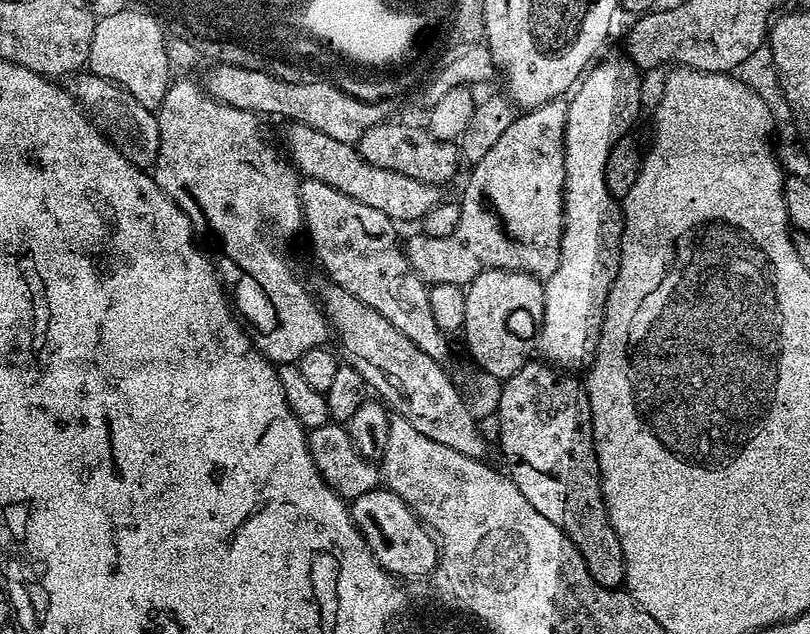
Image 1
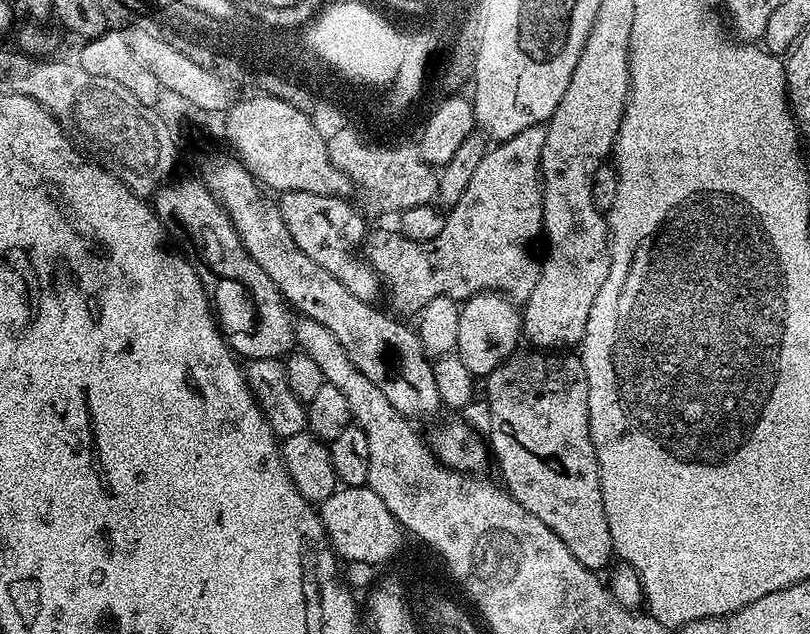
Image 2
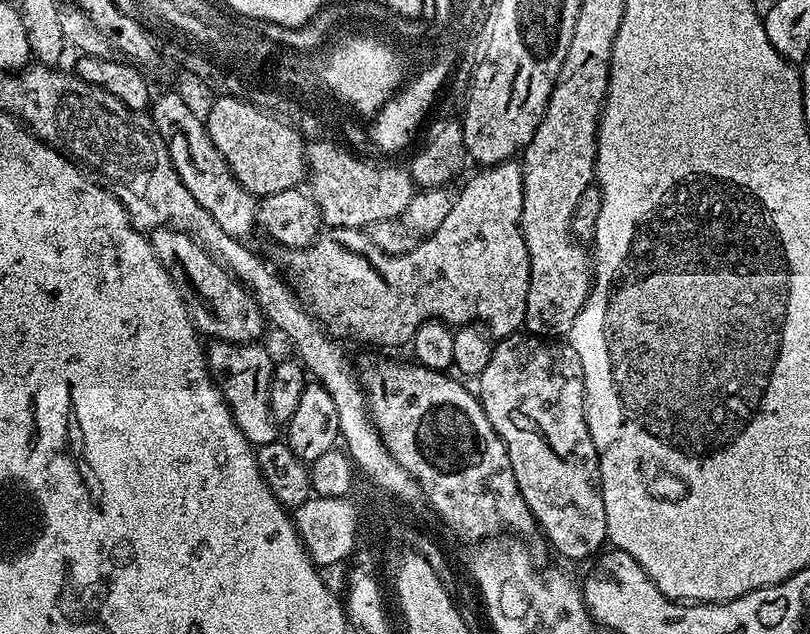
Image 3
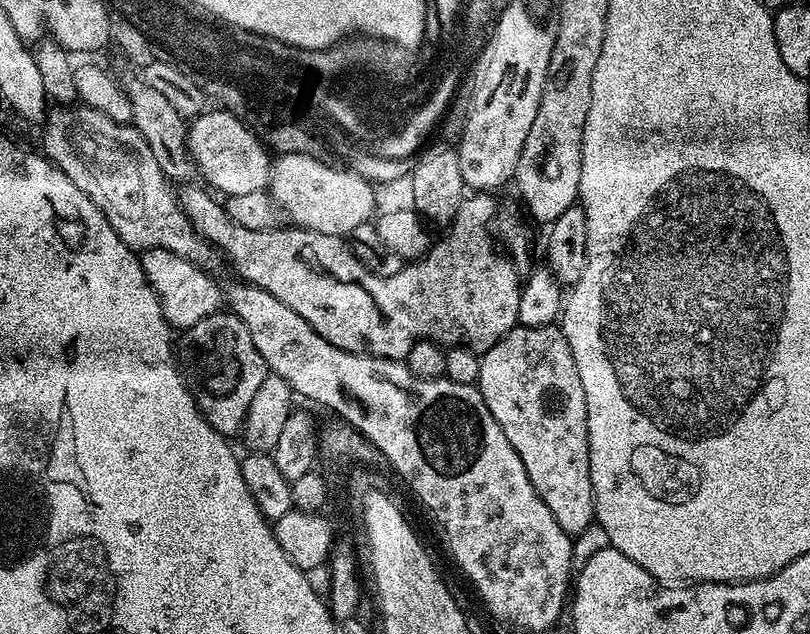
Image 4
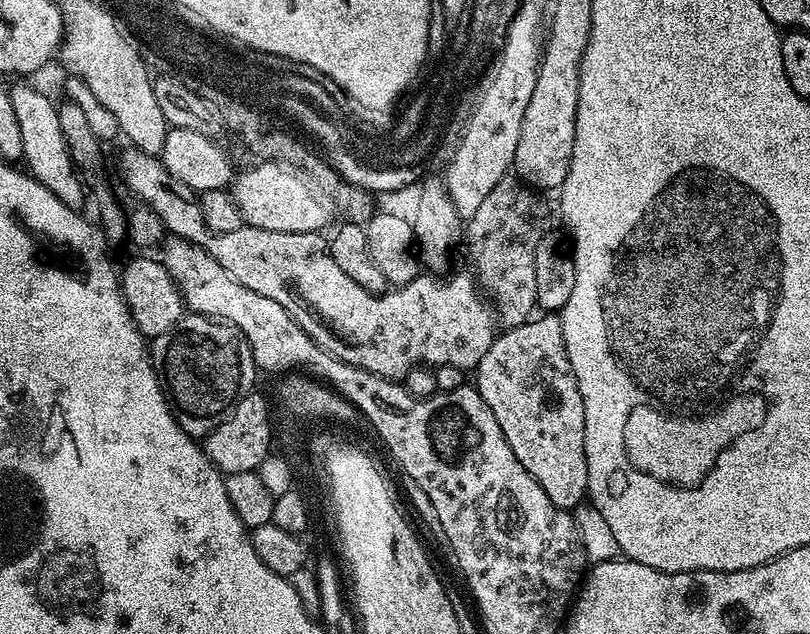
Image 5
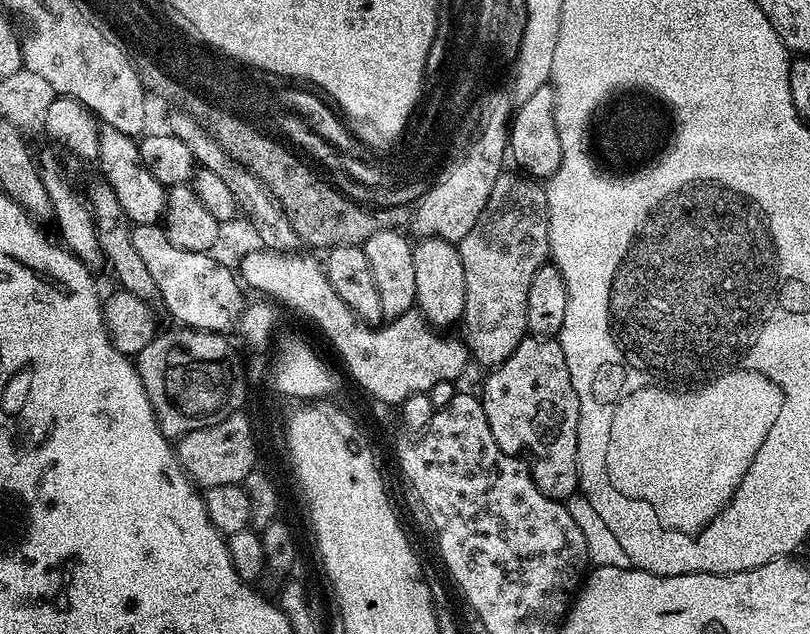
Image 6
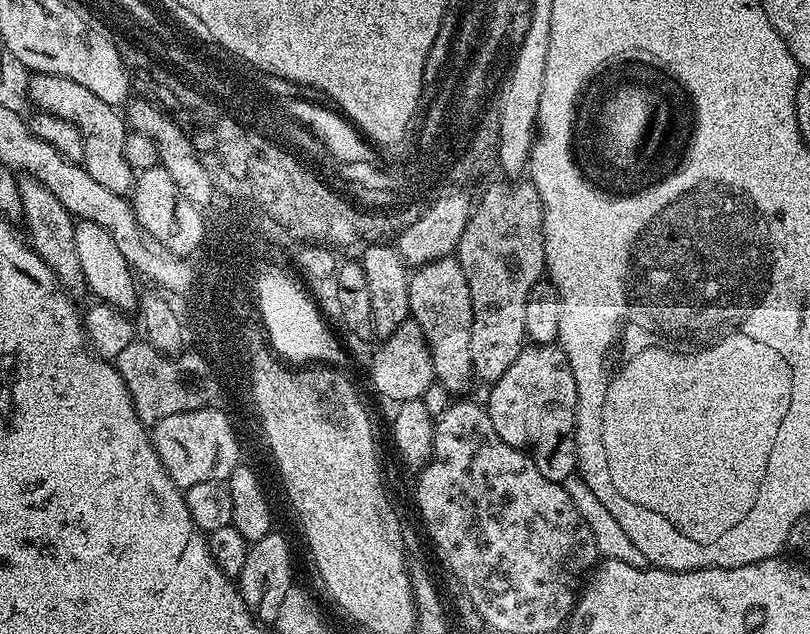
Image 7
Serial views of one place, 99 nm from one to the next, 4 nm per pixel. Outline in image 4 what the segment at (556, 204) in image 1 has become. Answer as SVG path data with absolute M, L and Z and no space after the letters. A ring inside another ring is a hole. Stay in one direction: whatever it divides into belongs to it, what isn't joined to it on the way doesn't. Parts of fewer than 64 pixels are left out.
M184 182L178 188L180 205L194 230L198 230L201 238L209 240L223 252L230 268L232 264L233 270L240 275L237 277L274 294L278 302L286 302L286 306L290 306L294 314L306 318L306 322L310 322L312 329L322 334L326 342L342 350L365 352L367 356L381 356L387 360L404 360L414 342L433 340L441 346L463 346L483 354L511 328L517 327L522 276L494 239L492 223L498 213L495 195L487 192L465 195L452 223L447 225L445 232L448 233L437 244L435 241L419 260L405 263L398 274L379 276L350 251L349 241L345 237L318 234L314 230L295 226L246 230L246 226L233 224L223 203L219 199L216 201L217 197L207 187L197 184Z

